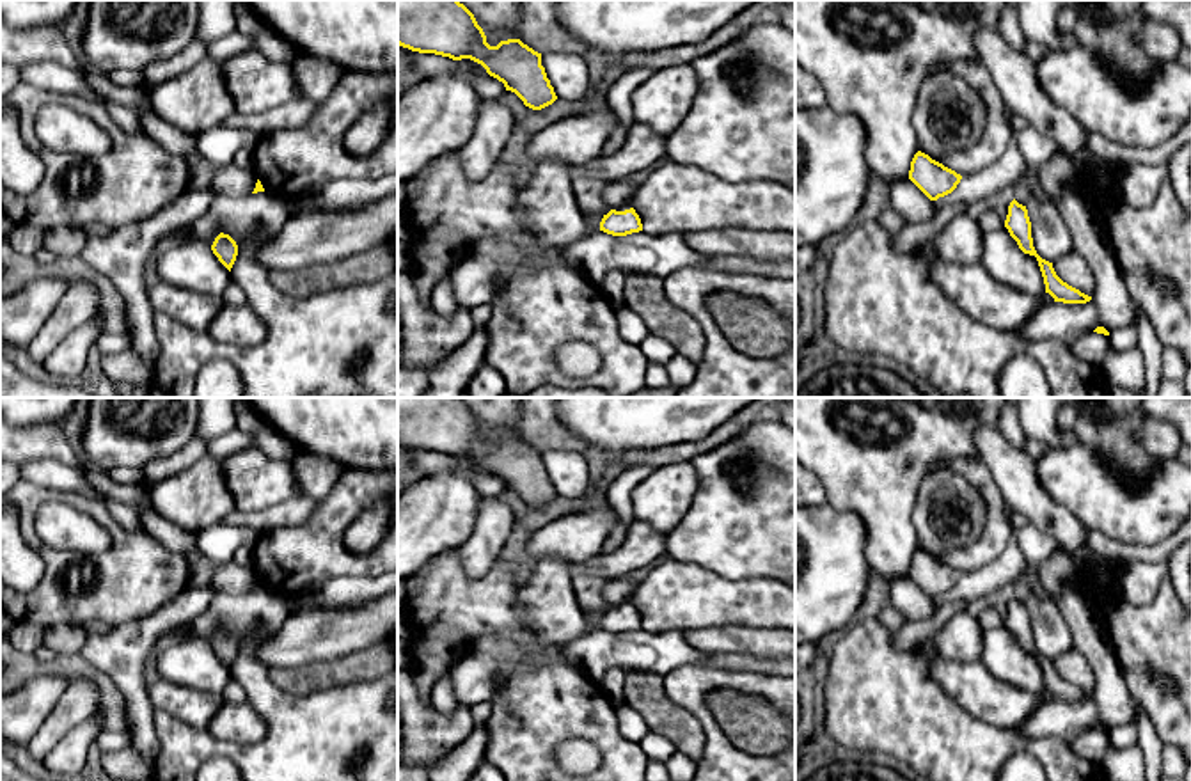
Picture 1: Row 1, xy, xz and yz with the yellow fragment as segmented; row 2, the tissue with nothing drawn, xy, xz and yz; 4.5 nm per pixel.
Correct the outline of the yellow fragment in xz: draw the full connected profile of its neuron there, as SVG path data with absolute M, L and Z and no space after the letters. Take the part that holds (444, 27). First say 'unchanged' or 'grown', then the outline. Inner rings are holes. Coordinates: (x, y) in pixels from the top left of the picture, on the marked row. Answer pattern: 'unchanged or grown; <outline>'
unchanged; M398 0L398 44L453 60L470 59L532 110L557 99L541 53L520 39L490 46L474 14L458 0Z

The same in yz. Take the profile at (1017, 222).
unchanged; M1015 199L1008 206L1005 227L1008 229L1010 236L1017 241L1019 248L1024 254L1037 257L1042 277L1044 277L1045 293L1049 293L1054 298L1054 302L1086 304L1092 300L1092 296L1088 296L1088 295L1081 293L1079 289L1063 282L1056 275L1053 263L1042 259L1037 254L1037 250L1033 247L1033 238L1031 238L1031 222L1028 217L1028 209L1026 209L1026 206L1019 204Z

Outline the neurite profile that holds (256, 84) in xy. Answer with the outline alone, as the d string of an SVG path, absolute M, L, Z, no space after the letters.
M250 50L222 62L224 82L236 112L263 114L300 99L291 64L275 62Z

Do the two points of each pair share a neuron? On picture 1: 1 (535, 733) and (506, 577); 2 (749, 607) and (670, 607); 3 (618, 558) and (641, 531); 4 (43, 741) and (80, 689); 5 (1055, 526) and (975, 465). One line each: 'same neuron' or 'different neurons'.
1: same neuron
2: same neuron
3: same neuron
4: same neuron
5: different neurons

